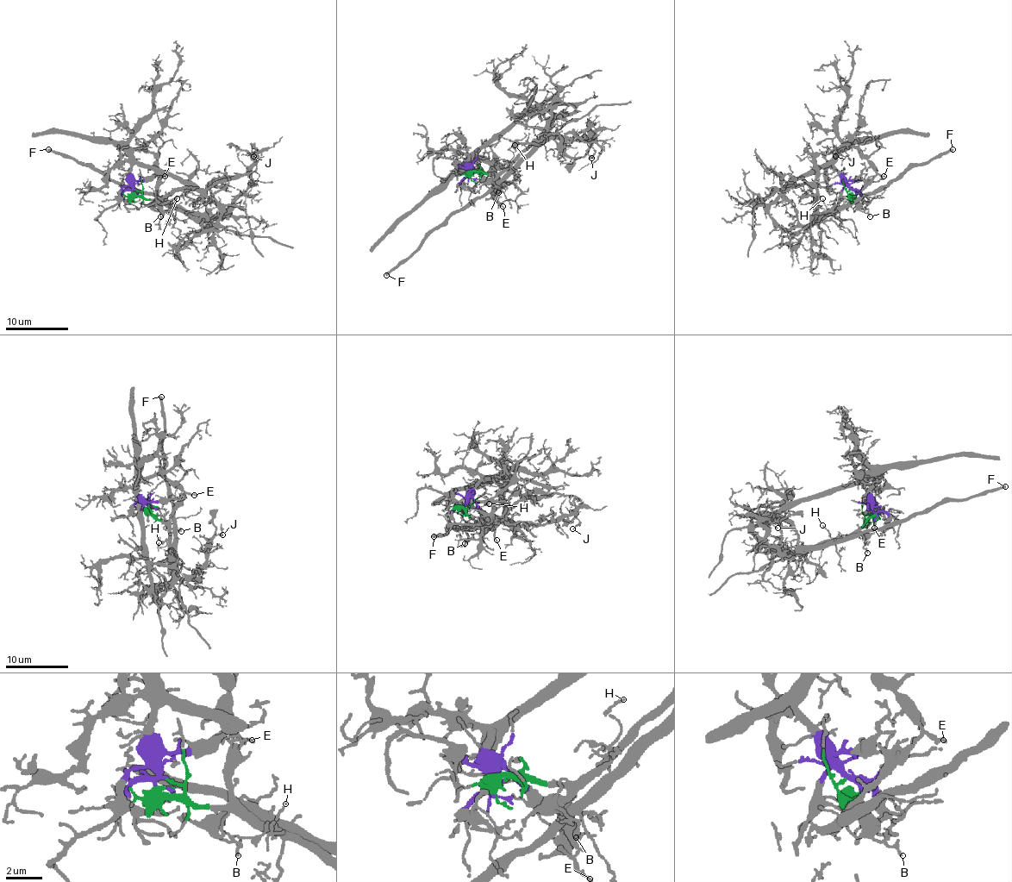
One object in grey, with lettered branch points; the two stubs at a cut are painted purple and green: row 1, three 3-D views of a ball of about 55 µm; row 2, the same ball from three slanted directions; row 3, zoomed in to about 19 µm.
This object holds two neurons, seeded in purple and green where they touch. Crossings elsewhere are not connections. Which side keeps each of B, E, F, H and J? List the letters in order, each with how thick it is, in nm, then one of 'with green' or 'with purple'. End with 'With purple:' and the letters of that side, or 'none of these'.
B: calibre 180 nm; with green
E: calibre 180 nm; with purple
F: calibre 320 nm; with green
H: calibre 110 nm; with green
J: calibre 110 nm; with green
With purple: E

